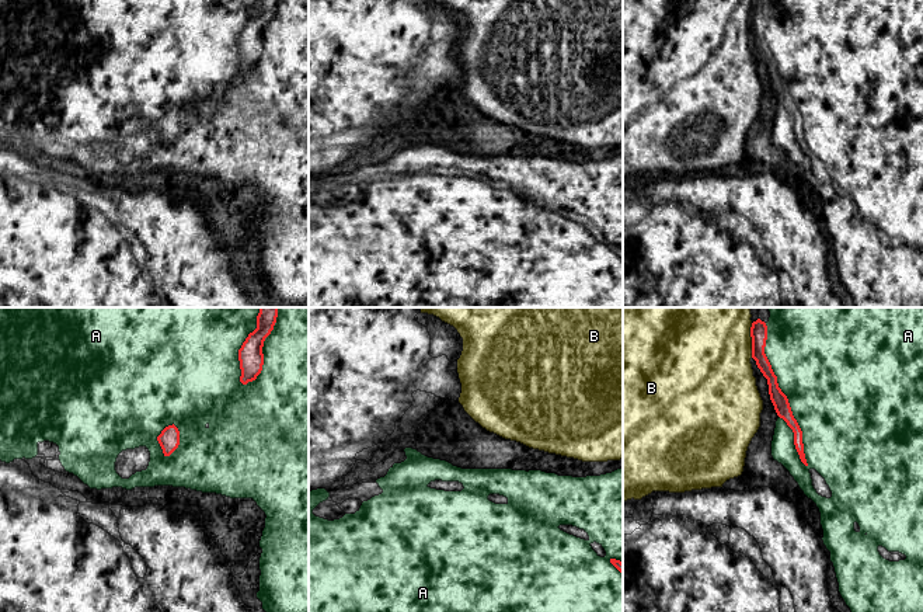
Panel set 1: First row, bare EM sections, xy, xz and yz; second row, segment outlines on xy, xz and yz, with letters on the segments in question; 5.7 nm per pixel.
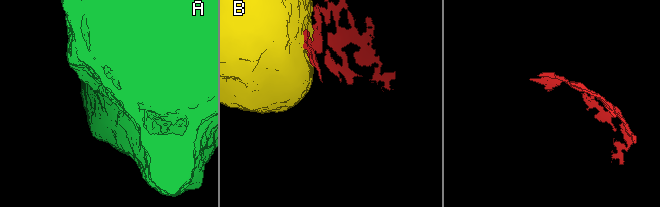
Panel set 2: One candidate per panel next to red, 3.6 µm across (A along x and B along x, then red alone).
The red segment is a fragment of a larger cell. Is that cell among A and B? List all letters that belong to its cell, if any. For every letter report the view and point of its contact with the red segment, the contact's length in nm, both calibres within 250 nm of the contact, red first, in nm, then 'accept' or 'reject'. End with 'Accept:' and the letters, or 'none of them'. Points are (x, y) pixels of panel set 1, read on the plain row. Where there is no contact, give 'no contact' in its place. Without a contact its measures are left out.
A: meets red in yz at (784, 80); contact 850 nm long; 90 nm thick on the red side, 500 nm on the other; accept
B: meets red in yz at (752, 25); contact 200 nm long; 100 nm thick on the red side, 460 nm on the other; reject
Accept: A

